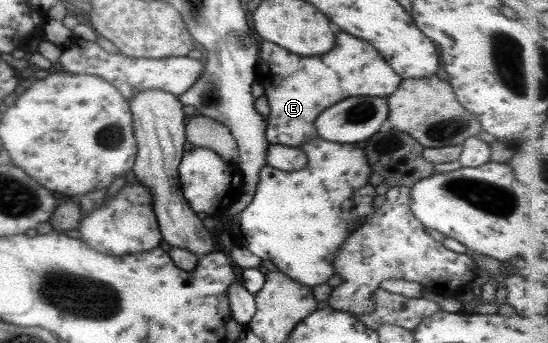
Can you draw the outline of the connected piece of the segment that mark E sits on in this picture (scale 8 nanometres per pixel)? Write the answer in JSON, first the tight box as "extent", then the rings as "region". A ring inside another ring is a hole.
{"extent":[257,33,402,148],"region":[[[337,33],[335,49],[313,57],[287,53],[287,49],[269,41],[258,46],[257,79],[264,87],[270,107],[265,131],[269,144],[299,148],[304,141],[318,136],[313,121],[329,105],[355,95],[386,98],[402,82],[402,77],[373,46],[355,41],[349,33]]]}

